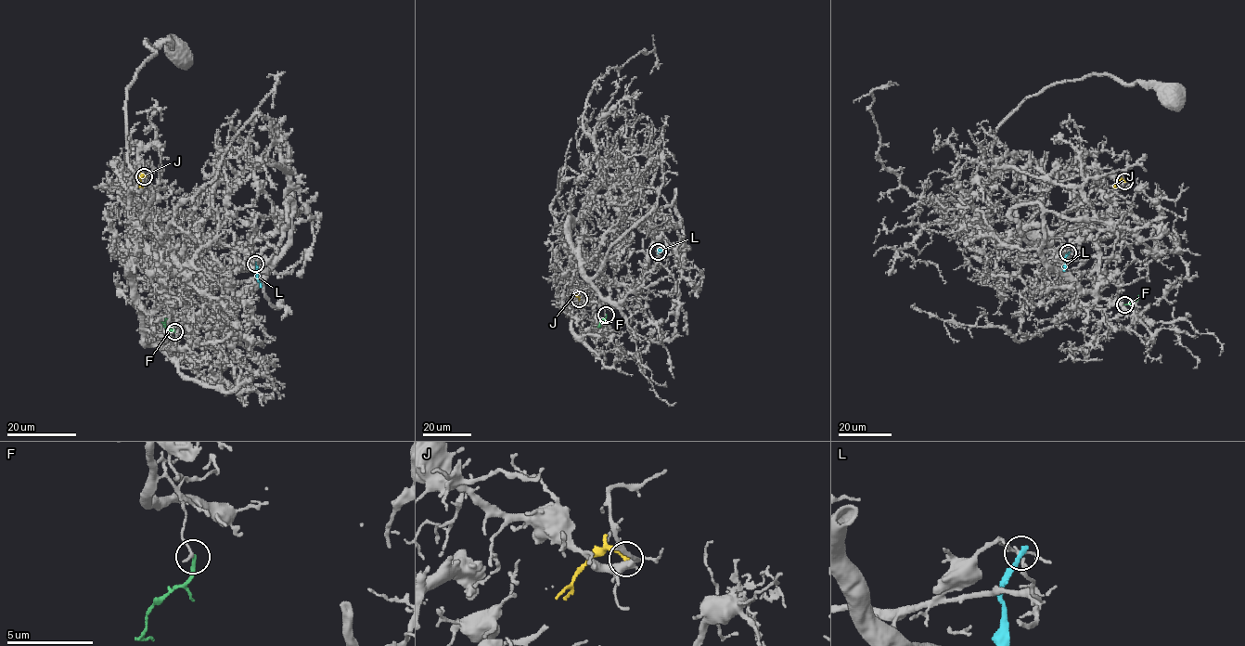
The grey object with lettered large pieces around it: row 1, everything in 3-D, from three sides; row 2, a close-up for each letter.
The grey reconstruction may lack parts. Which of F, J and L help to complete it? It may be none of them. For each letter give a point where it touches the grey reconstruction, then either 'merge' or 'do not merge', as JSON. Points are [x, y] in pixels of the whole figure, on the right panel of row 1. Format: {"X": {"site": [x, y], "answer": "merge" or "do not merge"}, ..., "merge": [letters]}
{"F": {"site": [1124, 304], "answer": "do not merge"}, "J": {"site": [1124, 181], "answer": "do not merge"}, "L": {"site": [1068, 252], "answer": "do not merge"}, "merge": []}

